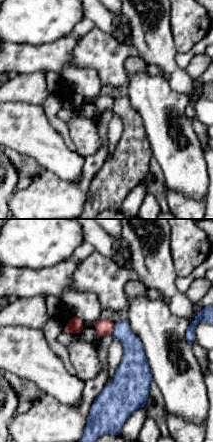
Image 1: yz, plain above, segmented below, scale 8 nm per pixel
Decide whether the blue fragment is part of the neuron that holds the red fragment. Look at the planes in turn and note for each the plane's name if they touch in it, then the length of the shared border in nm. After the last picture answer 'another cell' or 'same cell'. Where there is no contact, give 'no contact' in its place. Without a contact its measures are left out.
contact in yz; length 80 nm

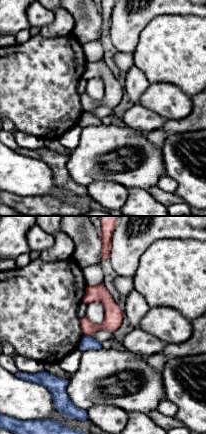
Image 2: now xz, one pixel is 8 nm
contact in xz; length 60 nm

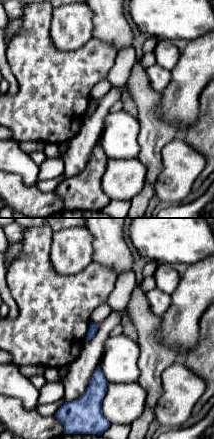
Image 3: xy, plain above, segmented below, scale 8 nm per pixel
contact in xy; length 50 nm

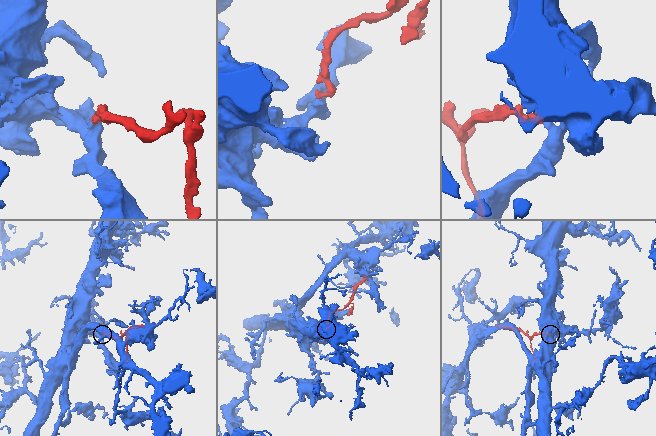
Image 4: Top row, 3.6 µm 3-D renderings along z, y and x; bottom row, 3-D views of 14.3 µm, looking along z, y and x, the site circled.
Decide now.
another cell

